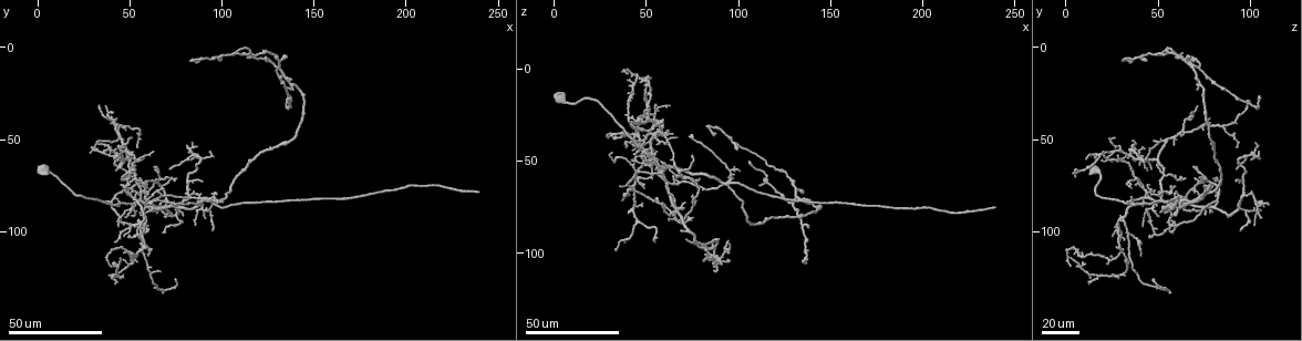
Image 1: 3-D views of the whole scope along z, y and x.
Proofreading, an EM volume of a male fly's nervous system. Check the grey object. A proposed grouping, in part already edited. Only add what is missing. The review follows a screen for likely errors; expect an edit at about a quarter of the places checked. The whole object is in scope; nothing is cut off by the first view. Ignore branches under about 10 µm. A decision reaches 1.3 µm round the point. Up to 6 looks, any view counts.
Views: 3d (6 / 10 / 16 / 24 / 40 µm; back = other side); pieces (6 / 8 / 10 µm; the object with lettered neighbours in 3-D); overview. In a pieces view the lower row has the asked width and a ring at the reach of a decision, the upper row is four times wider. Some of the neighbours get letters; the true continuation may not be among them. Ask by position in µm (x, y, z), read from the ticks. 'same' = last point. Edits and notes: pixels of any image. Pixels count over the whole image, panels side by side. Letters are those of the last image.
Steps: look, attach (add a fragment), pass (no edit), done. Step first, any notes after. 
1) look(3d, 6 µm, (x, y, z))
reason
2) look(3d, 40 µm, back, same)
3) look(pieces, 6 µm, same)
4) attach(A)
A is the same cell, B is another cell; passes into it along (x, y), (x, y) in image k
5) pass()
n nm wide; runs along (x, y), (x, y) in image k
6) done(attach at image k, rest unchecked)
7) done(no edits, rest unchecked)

look(3d, 24 µm, (88, 72, 93))
free end

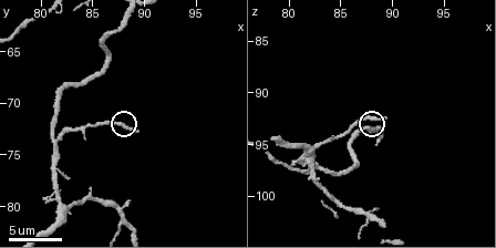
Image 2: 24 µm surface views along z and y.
look(pieces, 6 µm, (89.2, 72.8, 92.4))
what lies round it

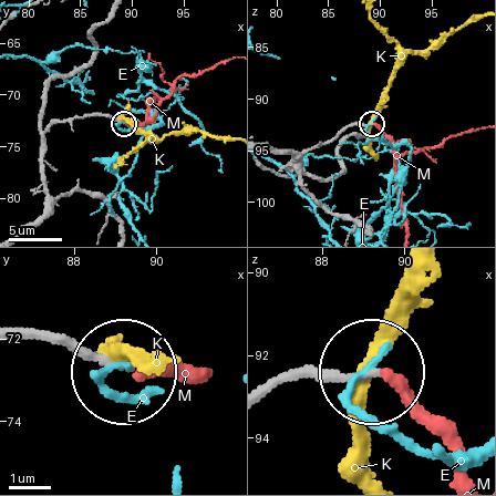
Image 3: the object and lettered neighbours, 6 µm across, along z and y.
pass()
170 nm wide; E, K and M are other cells; runs along (43, 210), (45, 132), (88, 116), (122, 123) in image 3; no lettered fragment goes on from it

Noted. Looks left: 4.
look(3d, 40 µm, (72, 67, 92))
long arm stops here

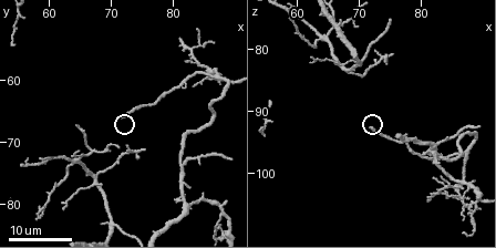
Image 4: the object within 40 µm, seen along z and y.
look(pieces, 10 µm, (72.0, 66.0, 93.0))

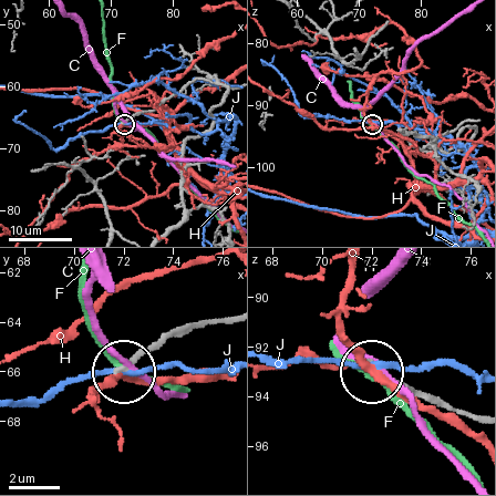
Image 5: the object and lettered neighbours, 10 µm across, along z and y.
pass()
C, F, H and J are other cells; runs along (218, 84), (203, 79), (189, 81), (152, 110), (125, 123) in image 5; no lettered fragment goes on from it

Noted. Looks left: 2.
look(3d, 40 µm, (239, 79, 75))
long arm stops here

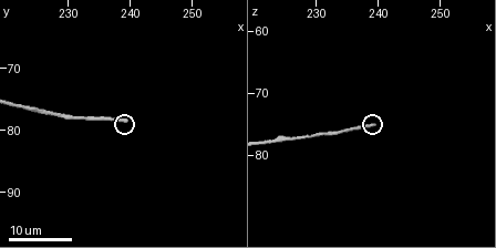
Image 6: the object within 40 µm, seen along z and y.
look(pieces, 10 µm, (239.0, 78.5, 75.5))

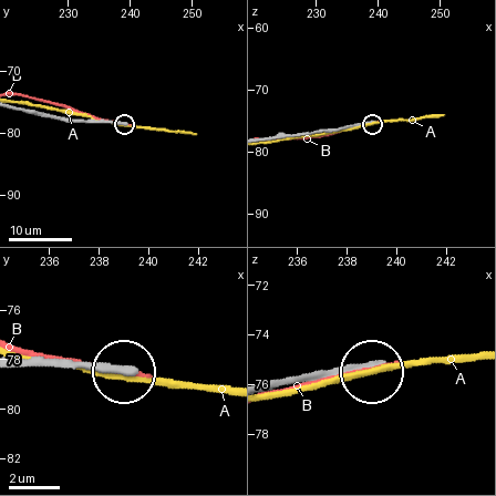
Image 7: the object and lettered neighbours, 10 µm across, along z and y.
pass()
230 nm wide; A and B are other cells; runs along (279, 135), (372, 122) in image 7; none of them fits

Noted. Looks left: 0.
done(no edits, rest unchecked)

